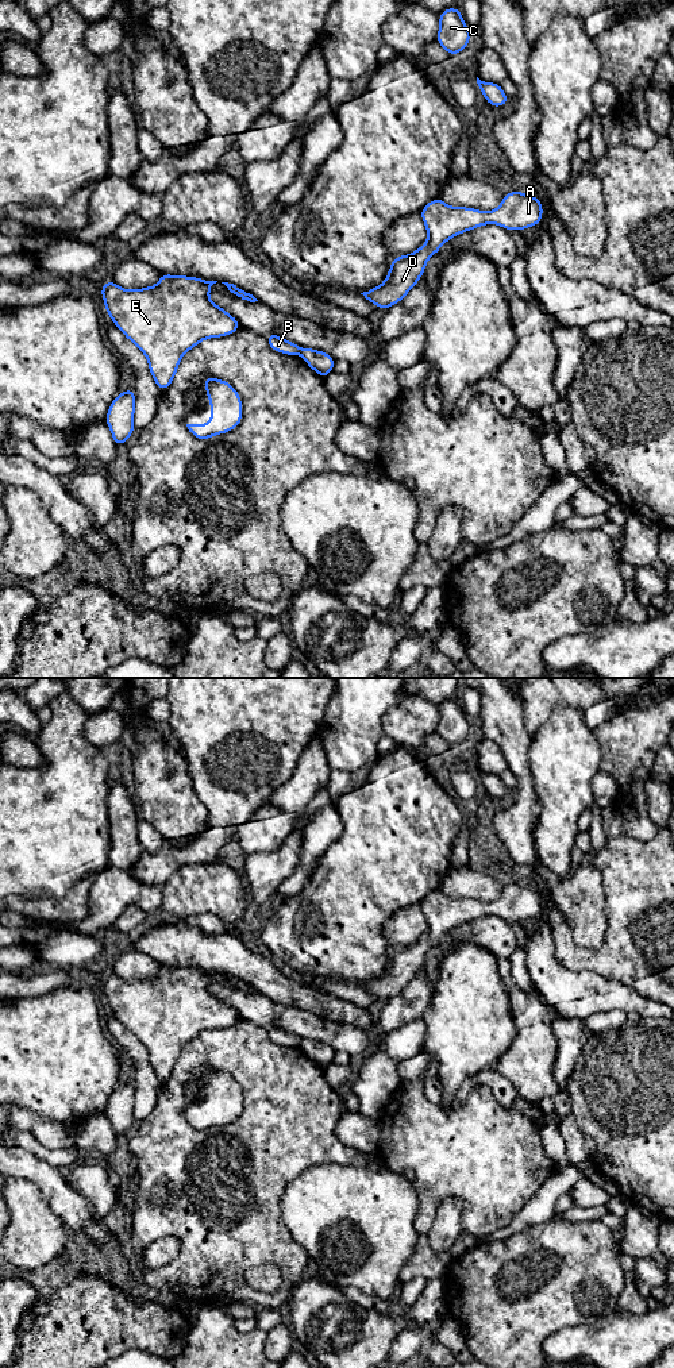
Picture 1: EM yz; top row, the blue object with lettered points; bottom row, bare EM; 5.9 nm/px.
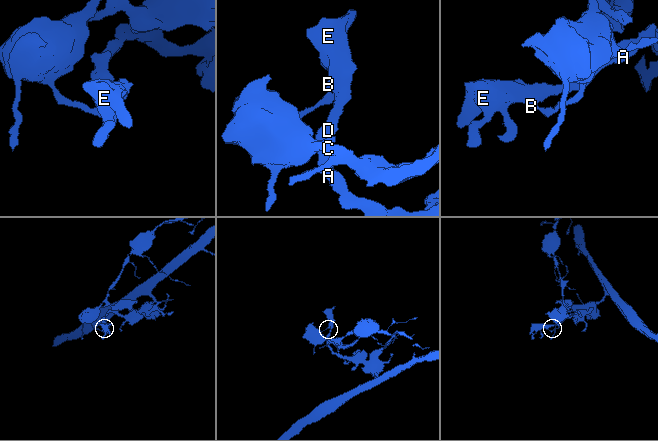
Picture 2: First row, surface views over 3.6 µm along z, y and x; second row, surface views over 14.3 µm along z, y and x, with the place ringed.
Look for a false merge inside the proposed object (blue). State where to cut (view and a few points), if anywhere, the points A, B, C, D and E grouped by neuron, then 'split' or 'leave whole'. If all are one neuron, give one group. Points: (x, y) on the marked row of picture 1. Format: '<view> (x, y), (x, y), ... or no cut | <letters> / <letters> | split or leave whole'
yz (301, 349), (299, 354) | A B D E / C | split

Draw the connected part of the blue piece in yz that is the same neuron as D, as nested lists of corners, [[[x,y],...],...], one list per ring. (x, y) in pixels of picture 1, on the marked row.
[[[513,190],[504,194],[498,208],[484,212],[467,207],[450,207],[442,199],[430,201],[420,216],[428,232],[427,242],[408,255],[393,258],[385,281],[361,294],[380,309],[398,304],[421,278],[427,261],[454,236],[484,224],[498,224],[521,231],[542,221],[543,207],[535,196]]]

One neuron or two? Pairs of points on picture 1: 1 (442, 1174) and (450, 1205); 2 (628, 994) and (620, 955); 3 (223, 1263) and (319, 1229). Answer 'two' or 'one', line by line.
1: two
2: two
3: two

